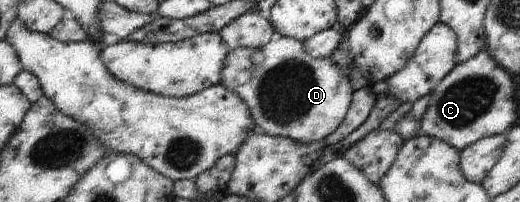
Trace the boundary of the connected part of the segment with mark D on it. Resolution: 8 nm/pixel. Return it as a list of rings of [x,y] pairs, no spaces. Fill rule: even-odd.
[[[277,36],[274,38],[270,44],[266,44],[262,50],[254,49],[251,47],[239,47],[229,51],[223,61],[222,71],[220,72],[221,82],[220,85],[224,86],[229,92],[232,92],[235,96],[238,96],[244,105],[248,108],[249,114],[256,125],[256,128],[265,133],[266,135],[272,137],[283,137],[292,140],[294,143],[299,144],[311,144],[320,143],[325,140],[325,138],[332,134],[343,122],[345,116],[350,107],[354,89],[350,84],[350,80],[347,75],[337,66],[334,59],[330,57],[327,58],[311,58],[304,49],[303,43],[298,40],[292,39],[291,37]],[[256,54],[256,71],[254,76],[256,77],[256,86],[246,87],[246,84],[250,84],[252,80],[252,56]]]

